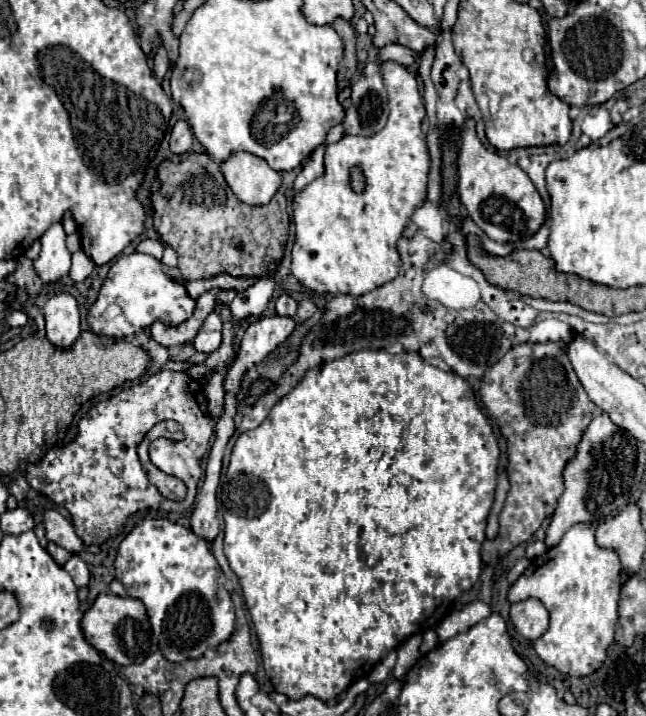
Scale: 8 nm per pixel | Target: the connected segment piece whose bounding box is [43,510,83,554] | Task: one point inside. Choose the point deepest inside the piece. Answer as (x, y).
(60, 530)

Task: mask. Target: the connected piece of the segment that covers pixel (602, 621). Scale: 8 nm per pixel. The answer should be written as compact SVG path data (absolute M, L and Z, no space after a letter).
M575 524L555 548L543 558L533 560L521 578L511 584L507 600L513 604L523 598L537 598L545 604L549 612L549 628L533 642L535 654L561 674L579 678L597 672L607 660L607 650L613 644L617 626L619 590L619 554L595 544L593 524Z

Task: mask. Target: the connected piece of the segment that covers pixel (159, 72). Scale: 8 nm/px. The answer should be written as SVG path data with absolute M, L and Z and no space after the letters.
M159 46L157 50L155 50L155 56L153 56L153 72L155 72L155 76L159 76L159 78L163 78L165 74L167 74L167 70L169 70L169 64L167 64L167 50L163 48L163 46Z

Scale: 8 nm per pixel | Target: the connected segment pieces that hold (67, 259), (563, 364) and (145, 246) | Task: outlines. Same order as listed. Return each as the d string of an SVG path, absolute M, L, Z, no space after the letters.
M53 224L43 236L41 236L41 254L33 262L37 276L47 286L51 282L61 280L69 274L71 268L71 254L65 248L65 232L61 224Z
M523 342L513 346L497 364L487 368L479 388L483 406L489 412L489 418L499 426L501 434L507 440L507 476L511 482L505 506L499 514L499 528L505 544L483 544L483 562L493 564L499 556L507 554L511 548L527 542L541 524L553 516L559 496L563 494L563 468L567 460L575 456L575 448L583 438L583 432L591 424L591 420L601 412L585 394L579 378L575 376L569 356L567 356L567 342Z
M141 240L139 242L139 246L137 246L137 252L143 252L143 254L153 254L157 260L159 260L159 256L163 256L163 244L159 242L159 240Z

